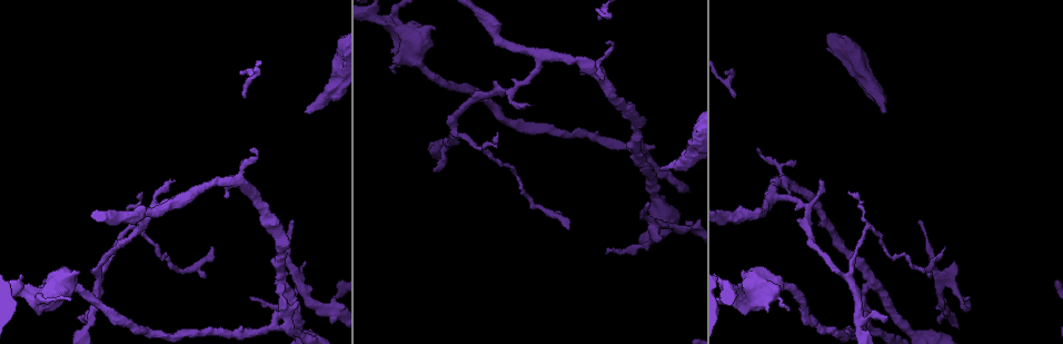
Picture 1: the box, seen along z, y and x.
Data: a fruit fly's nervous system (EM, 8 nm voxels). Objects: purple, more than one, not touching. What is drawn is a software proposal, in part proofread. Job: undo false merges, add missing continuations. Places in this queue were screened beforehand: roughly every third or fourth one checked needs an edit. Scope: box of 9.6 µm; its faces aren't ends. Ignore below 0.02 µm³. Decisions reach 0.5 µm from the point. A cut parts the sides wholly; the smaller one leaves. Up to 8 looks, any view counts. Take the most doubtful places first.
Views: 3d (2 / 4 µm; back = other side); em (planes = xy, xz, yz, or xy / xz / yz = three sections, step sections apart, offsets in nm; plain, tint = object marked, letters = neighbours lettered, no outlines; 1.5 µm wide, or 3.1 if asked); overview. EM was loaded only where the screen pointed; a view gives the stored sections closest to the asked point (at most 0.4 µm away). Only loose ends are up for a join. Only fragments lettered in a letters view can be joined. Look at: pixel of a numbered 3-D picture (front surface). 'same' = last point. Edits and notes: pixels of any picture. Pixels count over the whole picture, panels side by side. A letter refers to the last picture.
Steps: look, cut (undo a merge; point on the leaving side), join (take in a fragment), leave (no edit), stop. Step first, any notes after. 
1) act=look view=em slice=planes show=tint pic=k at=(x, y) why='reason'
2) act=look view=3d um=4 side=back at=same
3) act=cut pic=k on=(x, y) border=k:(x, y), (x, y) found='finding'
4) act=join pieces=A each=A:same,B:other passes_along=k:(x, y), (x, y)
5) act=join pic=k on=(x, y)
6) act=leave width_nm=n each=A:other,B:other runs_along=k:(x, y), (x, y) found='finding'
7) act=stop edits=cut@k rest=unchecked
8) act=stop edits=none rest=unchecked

act=look view=3d um=2 pic=1 at=(867, 227) why='abrupt turn'

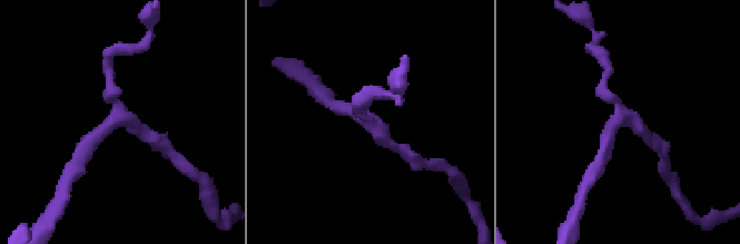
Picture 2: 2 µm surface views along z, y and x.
act=look view=em slice=xy step=4 show=tint pic=2 at=(366, 117) why='now the EM'

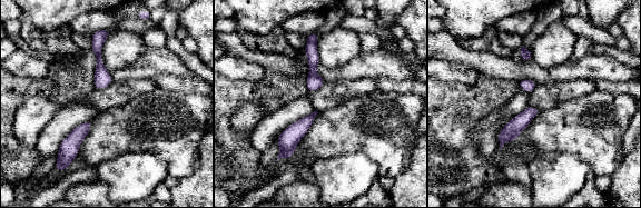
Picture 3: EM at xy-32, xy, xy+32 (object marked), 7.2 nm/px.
act=look view=em slice=xz step=4 show=letters at=same why='another direction'

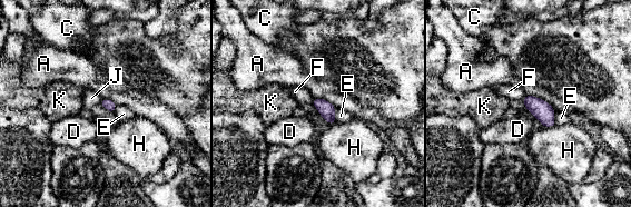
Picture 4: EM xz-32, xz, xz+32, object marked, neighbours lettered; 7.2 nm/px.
act=leave each=A:other,C:other,D:other,E:other,F:other,H:other,J:other,K:other border=4:(525, 94), (544, 99), (555, 109) found='continuous, no second neuron'

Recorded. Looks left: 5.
act=look view=em slice=planes show=letters pic=1 at=(227, 198) why='branch stops here'

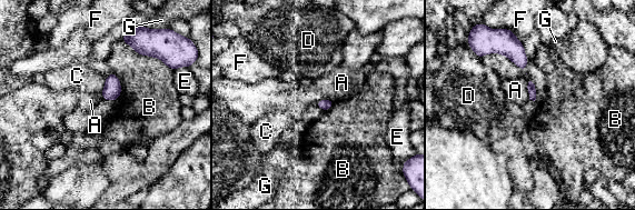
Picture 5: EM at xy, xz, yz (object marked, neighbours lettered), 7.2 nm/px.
act=leave each=A:other,B:other,C:other,D:other,E:other,F:other,G:other border=5:(120, 40), (174, 71) found='none of them fits'

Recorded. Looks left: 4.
act=look view=3d um=4 pic=1 at=(606, 250)

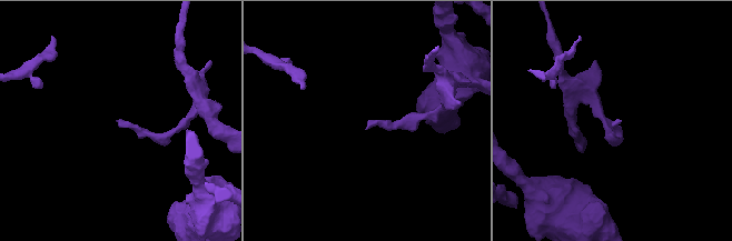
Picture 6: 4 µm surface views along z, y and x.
act=look view=em slice=planes show=tint pic=6 at=(369, 124)

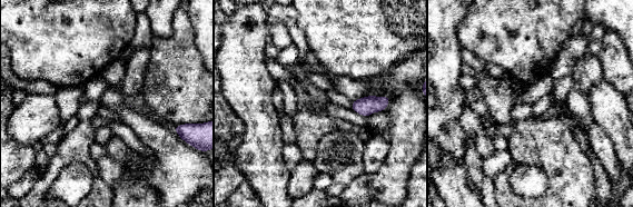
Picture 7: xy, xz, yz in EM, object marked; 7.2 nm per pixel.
act=look view=em slice=planes show=letters at=same

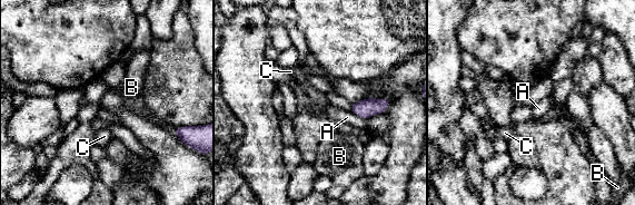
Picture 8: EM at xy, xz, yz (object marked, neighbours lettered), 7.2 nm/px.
act=leave each=A:other,B:other,C:other border=8:(350, 111), (365, 120) found='no lettered fragment goes on from it'

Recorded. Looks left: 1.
act=stop edits=none rest=unchecked

